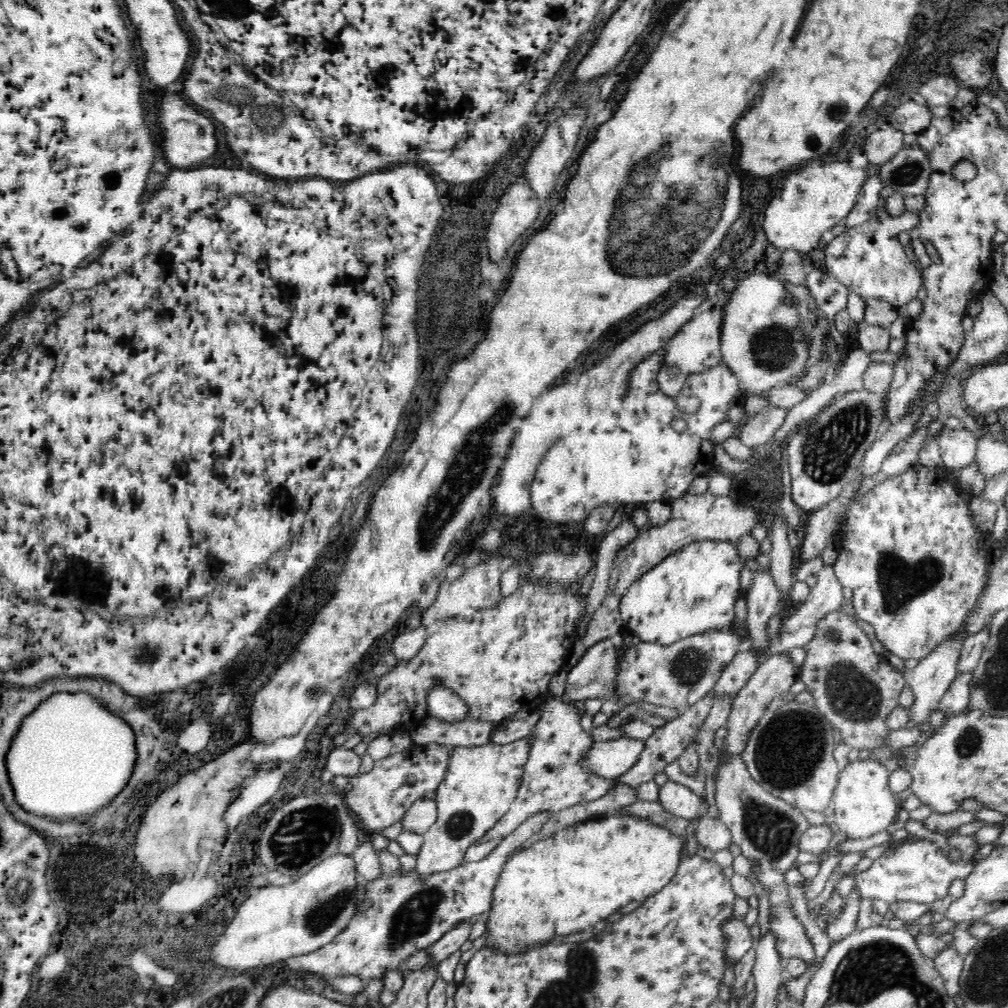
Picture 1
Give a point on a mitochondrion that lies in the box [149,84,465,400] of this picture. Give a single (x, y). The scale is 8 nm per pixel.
(245, 97)

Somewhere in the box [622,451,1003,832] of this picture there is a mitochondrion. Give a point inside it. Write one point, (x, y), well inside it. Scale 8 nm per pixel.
(790, 748)

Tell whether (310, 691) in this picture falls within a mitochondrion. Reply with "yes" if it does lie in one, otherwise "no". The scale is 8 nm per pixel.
yes

